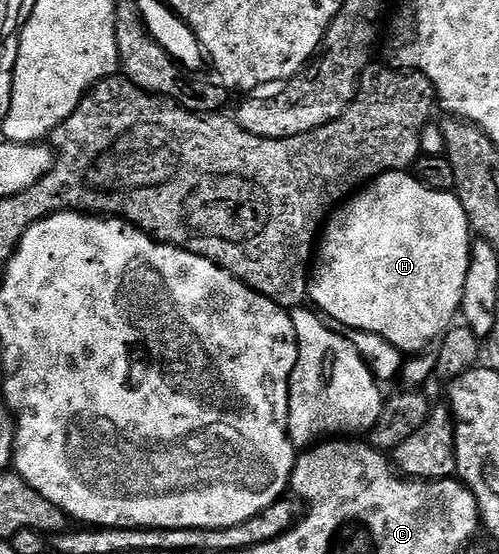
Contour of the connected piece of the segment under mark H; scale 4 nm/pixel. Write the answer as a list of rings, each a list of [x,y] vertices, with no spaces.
[[[390,170],[386,174],[380,174],[373,182],[361,187],[343,205],[335,209],[329,215],[324,229],[320,234],[320,241],[316,246],[316,253],[312,258],[312,269],[308,274],[308,298],[323,315],[339,321],[347,331],[362,331],[375,333],[383,337],[389,344],[395,346],[403,355],[413,356],[425,351],[426,346],[437,343],[442,335],[450,329],[452,323],[459,317],[462,309],[462,293],[464,292],[464,280],[468,276],[470,267],[470,247],[472,245],[472,231],[470,221],[460,204],[457,194],[445,190],[433,190],[422,183],[422,179],[414,177],[413,173],[406,170]]]

